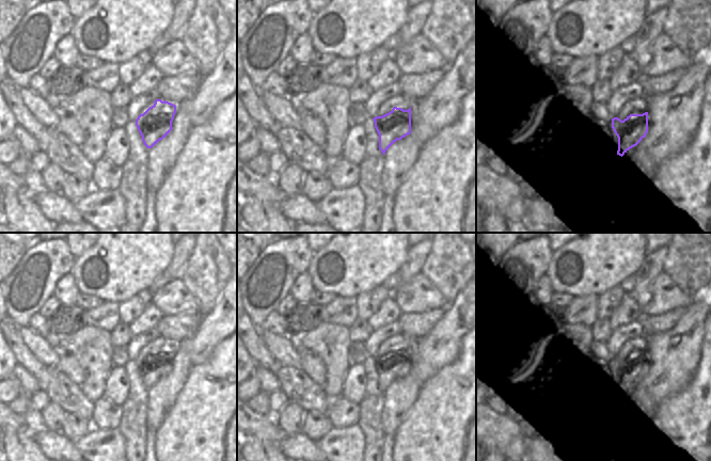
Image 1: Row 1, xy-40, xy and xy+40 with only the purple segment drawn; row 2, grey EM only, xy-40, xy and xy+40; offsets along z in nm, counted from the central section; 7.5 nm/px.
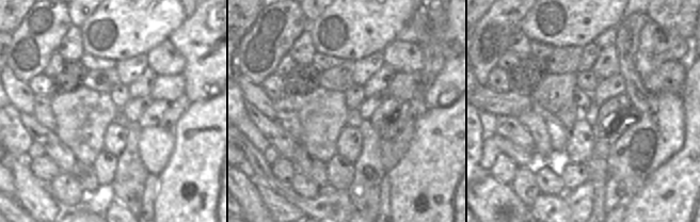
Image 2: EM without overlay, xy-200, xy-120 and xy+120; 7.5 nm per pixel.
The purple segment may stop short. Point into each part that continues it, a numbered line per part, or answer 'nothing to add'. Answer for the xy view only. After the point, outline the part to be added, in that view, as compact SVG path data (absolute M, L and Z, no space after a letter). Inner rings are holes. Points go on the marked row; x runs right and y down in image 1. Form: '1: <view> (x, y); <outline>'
1: xy (400, 101); M402 94L397 96L397 97L393 97L391 99L389 99L388 101L385 101L381 108L379 109L377 116L382 116L389 112L392 111L392 109L394 107L397 108L401 108L404 110L408 110L413 106L413 101L408 99L407 97L405 97Z

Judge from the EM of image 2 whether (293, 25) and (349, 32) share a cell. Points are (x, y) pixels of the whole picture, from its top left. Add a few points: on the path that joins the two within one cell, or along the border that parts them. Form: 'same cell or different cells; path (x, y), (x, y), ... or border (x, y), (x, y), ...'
different cells; border (309, 21), (306, 29)

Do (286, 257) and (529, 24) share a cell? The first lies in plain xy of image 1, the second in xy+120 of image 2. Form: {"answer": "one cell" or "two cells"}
{"answer": "two cells"}

